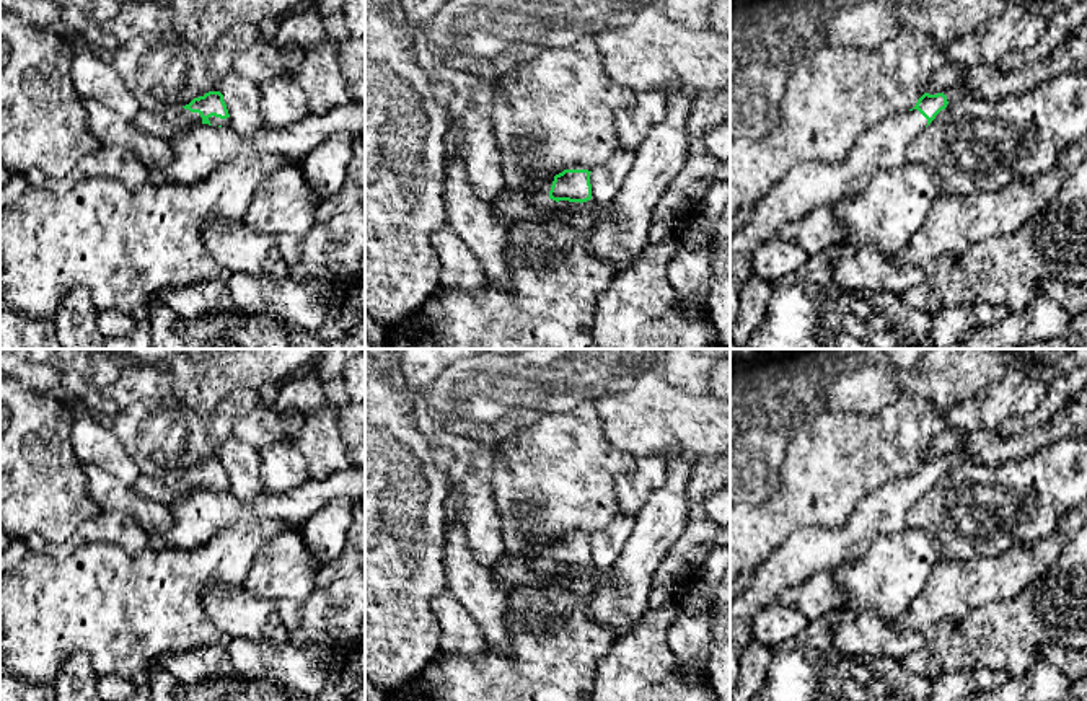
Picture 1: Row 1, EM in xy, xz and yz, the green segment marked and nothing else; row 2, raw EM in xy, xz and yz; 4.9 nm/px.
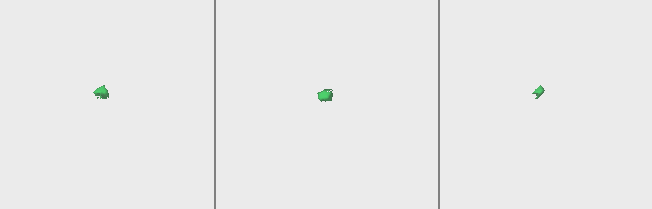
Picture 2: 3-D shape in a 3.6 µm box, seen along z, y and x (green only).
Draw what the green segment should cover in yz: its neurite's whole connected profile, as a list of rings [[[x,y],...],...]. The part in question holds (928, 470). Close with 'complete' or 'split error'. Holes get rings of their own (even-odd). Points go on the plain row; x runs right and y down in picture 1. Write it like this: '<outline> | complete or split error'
[[[963,443],[953,456],[937,460],[924,458],[913,474],[869,492],[859,502],[857,510],[844,527],[802,528],[787,538],[768,561],[755,571],[753,584],[743,589],[730,603],[730,693],[738,681],[742,654],[753,641],[755,616],[763,608],[776,603],[782,590],[805,582],[812,574],[818,571],[838,571],[862,558],[878,536],[904,531],[908,528],[906,515],[918,499],[927,492],[948,468],[975,461],[975,455],[971,455]]] | split error

